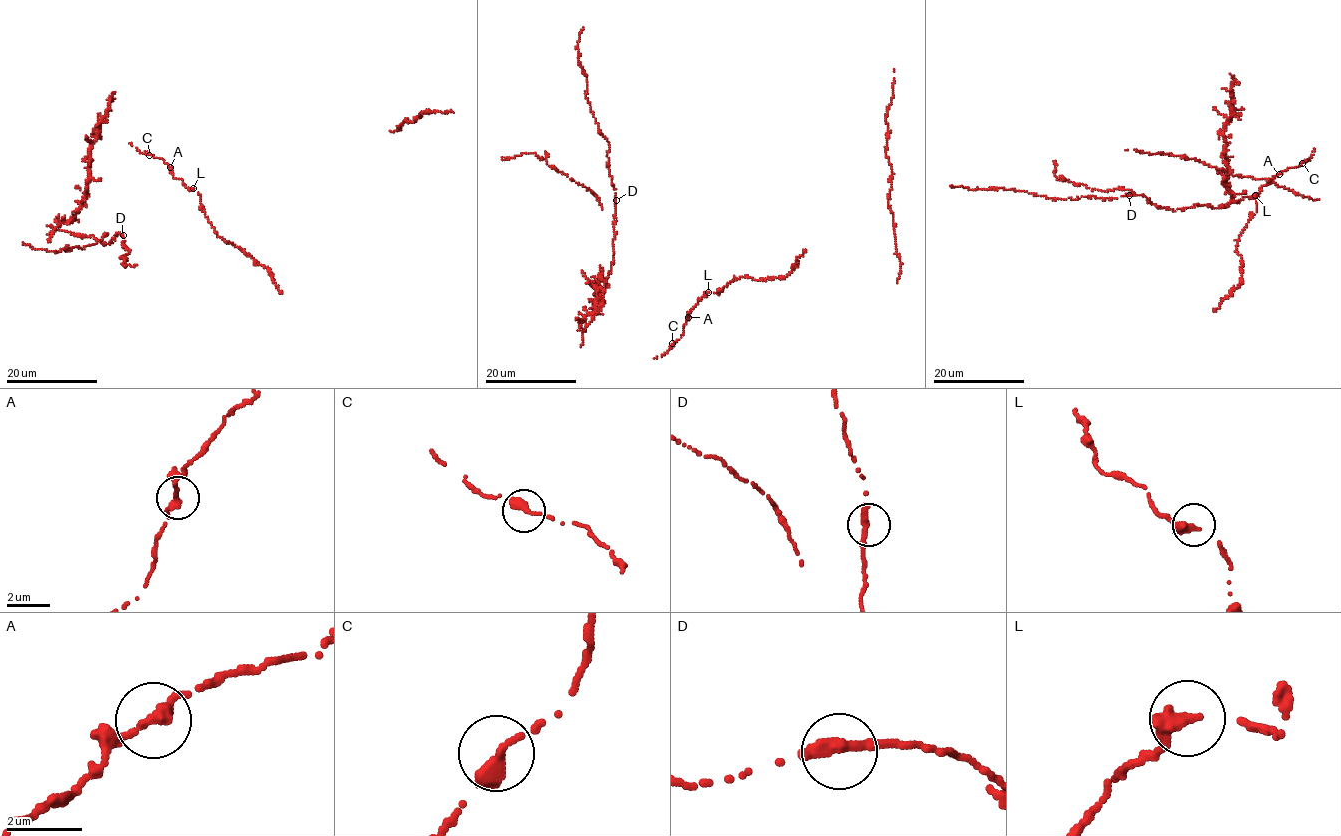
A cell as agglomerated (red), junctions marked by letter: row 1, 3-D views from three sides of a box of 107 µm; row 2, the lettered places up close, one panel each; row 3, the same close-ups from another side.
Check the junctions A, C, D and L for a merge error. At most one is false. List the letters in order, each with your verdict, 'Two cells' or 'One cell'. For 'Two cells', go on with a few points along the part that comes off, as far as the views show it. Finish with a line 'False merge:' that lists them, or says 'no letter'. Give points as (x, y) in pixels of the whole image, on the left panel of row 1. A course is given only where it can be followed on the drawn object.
A: One cell
C: One cell
D: One cell
L: One cell
False merge: no letter

